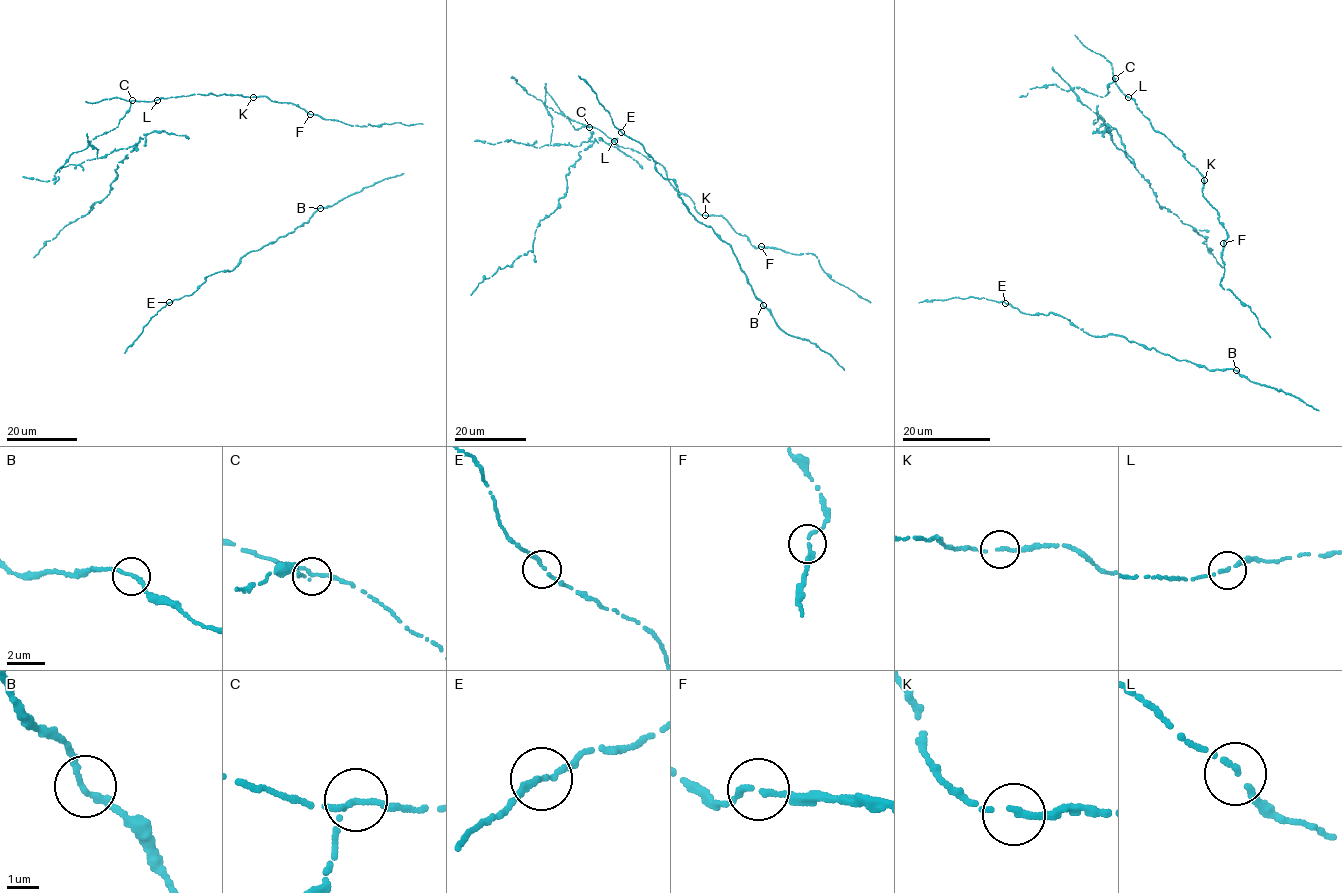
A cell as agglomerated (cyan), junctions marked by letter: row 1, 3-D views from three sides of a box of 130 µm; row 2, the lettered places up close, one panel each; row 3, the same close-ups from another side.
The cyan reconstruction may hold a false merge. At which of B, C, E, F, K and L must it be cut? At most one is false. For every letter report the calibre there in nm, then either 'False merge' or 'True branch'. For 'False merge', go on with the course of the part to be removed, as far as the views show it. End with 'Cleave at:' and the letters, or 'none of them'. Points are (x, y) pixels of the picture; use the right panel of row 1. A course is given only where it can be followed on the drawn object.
B: Thickness 180 nm. True branch
C: Thickness 180 nm. False merge. Course of the part to remove: (1115, 78), (1103, 97), (1072, 89), (1109, 127), (1112, 143), (1149, 183), (1160, 206), (1206, 237), (1223, 268)
E: Thickness 190 nm. True branch
F: Thickness 190 nm. True branch
K: Thickness 180 nm. True branch
L: Thickness 170 nm. True branch
Cleave at: C

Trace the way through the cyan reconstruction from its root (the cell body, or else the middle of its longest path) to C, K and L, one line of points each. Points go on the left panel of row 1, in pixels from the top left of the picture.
C: (306, 112), (290, 102), (241, 94), (210, 93), (151, 102), (133, 100)
K: (306, 112), (290, 102), (253, 97)
L: (306, 112), (290, 102), (276, 102), (265, 96), (210, 93), (157, 100)

